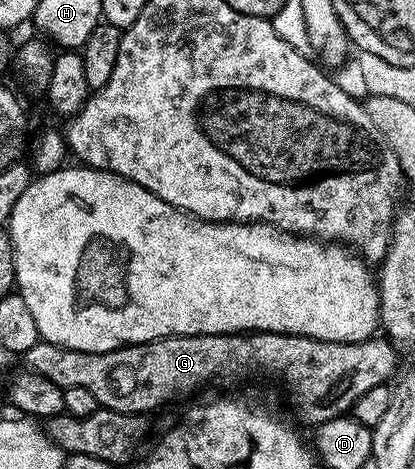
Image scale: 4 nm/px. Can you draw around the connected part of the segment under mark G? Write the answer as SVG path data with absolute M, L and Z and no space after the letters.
M226 333L218 337L163 337L157 341L147 341L146 343L138 343L137 345L123 345L121 349L114 351L106 351L105 353L87 353L86 351L74 351L73 349L63 349L54 343L46 340L39 341L34 347L30 347L28 353L23 354L22 361L25 361L27 368L31 372L42 375L46 379L50 379L50 383L54 383L59 389L66 390L70 387L86 387L86 391L91 391L94 399L98 399L100 408L113 409L119 413L130 413L133 415L151 414L151 409L156 409L159 405L164 405L167 401L176 401L179 397L188 397L191 393L199 391L203 385L236 385L239 381L244 381L247 377L256 377L259 373L265 373L268 377L277 377L282 384L288 388L288 393L292 396L292 405L300 412L300 417L309 427L315 427L326 423L335 417L343 417L351 410L358 399L362 399L362 395L366 395L366 391L370 391L370 387L378 387L385 383L391 382L397 376L398 367L396 367L397 346L391 340L376 341L377 339L369 339L367 341L359 341L358 343L330 343L329 341L319 341L318 339L310 339L309 337L299 337L298 335L290 335L289 333Z

